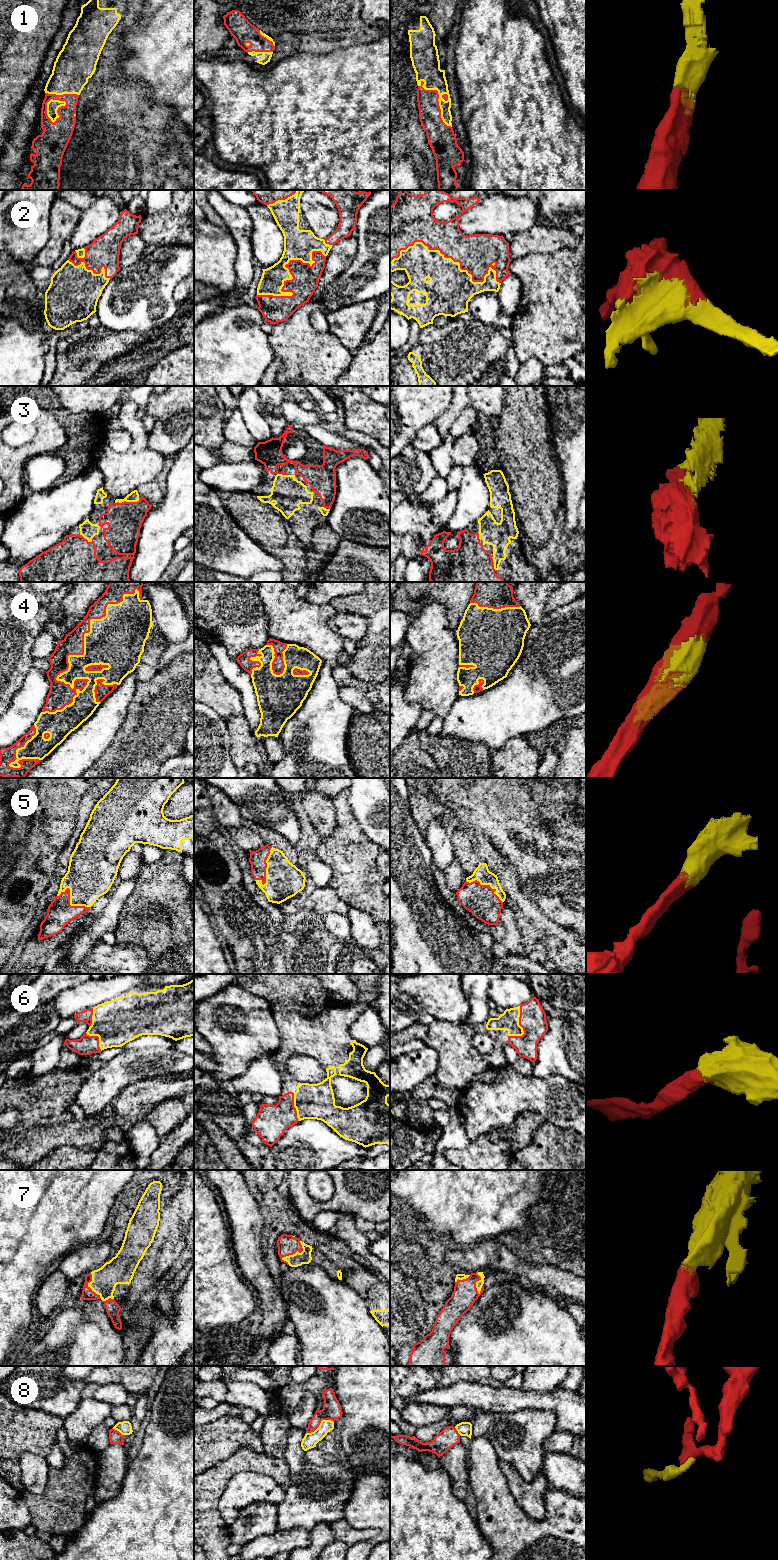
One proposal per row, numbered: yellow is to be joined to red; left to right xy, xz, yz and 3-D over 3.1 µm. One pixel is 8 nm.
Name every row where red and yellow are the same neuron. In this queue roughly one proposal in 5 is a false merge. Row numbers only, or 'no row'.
1, 2, 3, 4, 5, 6, 7

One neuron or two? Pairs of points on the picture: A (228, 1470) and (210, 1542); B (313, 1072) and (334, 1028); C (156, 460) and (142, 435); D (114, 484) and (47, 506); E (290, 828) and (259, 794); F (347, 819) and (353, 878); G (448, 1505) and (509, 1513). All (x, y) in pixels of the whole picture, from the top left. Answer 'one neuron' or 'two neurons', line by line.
A: one neuron
B: two neurons
C: one neuron
D: two neurons
E: one neuron
F: one neuron
G: two neurons

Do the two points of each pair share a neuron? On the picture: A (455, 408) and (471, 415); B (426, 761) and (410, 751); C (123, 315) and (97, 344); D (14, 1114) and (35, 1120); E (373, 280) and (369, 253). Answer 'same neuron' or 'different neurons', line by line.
A: different neurons
B: same neuron
C: different neurons
D: different neurons
E: same neuron

